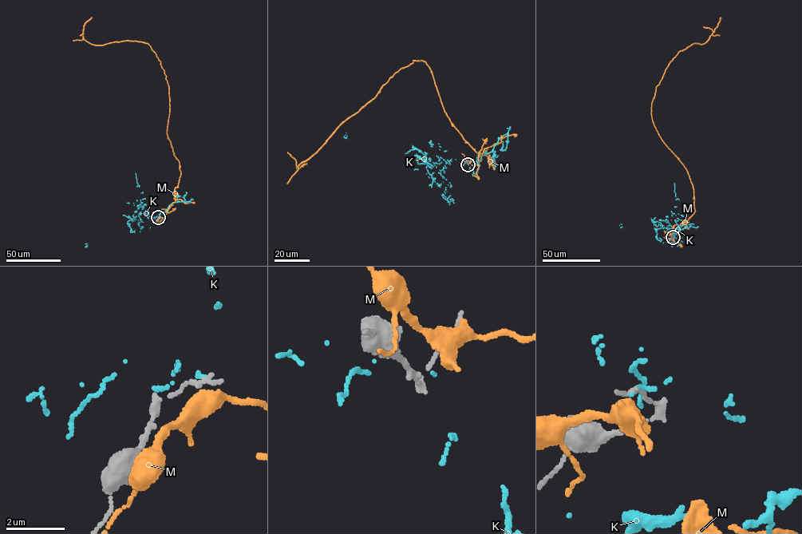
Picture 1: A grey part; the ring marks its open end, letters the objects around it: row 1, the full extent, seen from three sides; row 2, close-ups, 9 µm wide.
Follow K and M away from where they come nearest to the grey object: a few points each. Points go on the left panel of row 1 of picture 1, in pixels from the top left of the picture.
K: (160, 216), (154, 218), (148, 213), (135, 211), (132, 220), (123, 215), (85, 243)
M: (160, 217), (175, 202), (181, 174), (167, 133), (166, 75), (148, 43), (86, 41), (84, 26), (92, 17)

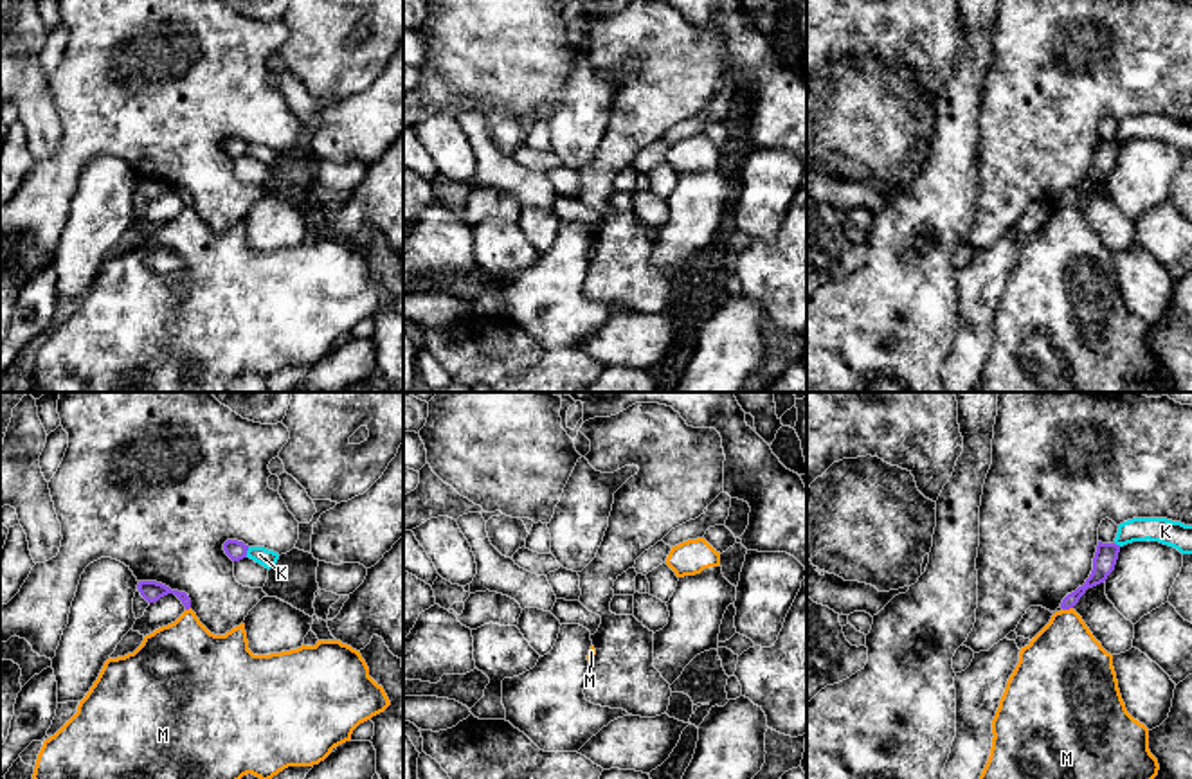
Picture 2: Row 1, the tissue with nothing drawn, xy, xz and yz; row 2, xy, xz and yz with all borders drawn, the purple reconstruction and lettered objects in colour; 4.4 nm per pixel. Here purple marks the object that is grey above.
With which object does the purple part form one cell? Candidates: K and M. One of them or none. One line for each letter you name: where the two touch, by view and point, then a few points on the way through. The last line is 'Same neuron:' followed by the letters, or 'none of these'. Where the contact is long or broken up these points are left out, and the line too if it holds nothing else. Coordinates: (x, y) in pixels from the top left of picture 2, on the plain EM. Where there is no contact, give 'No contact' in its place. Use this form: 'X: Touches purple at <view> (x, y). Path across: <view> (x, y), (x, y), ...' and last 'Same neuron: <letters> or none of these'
Same neuron: none of these

